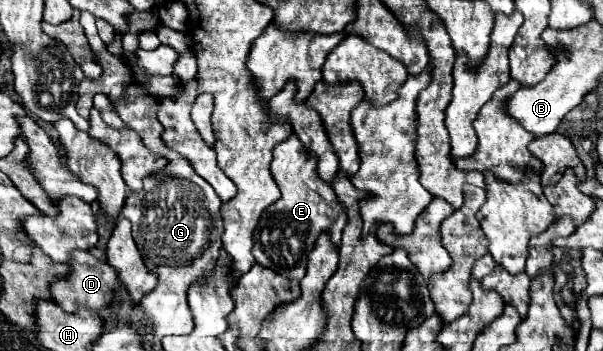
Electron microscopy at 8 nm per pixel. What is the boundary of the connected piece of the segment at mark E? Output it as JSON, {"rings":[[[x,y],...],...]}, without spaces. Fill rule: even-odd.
{"rings":[[[290,134],[284,142],[274,148],[272,158],[272,176],[282,192],[280,200],[264,210],[256,228],[254,228],[254,246],[252,254],[258,264],[278,270],[294,280],[302,280],[306,270],[308,252],[314,248],[318,234],[330,232],[334,244],[340,244],[342,228],[346,226],[344,206],[338,202],[332,186],[322,180],[316,172],[318,158],[310,154],[296,134]]]}

